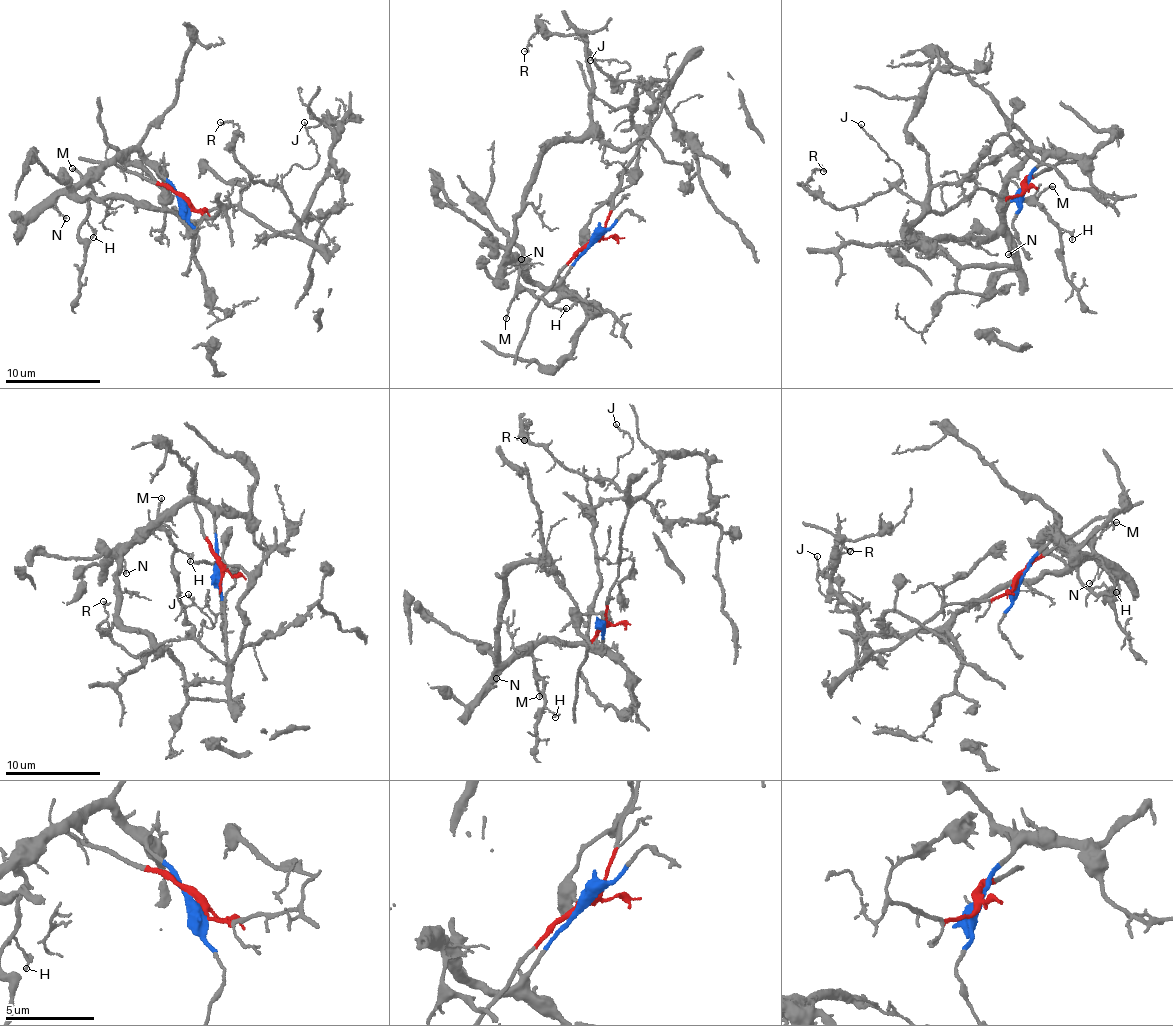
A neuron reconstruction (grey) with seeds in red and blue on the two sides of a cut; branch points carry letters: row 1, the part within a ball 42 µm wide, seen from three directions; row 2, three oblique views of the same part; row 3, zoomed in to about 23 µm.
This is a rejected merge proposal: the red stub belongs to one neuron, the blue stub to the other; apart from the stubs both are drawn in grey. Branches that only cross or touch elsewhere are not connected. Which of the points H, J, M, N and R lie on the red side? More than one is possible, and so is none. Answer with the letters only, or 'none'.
J, R

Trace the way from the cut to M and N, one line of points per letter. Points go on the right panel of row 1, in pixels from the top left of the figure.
M: (1025, 188), (1030, 171), (1043, 159), (1042, 154), (1025, 157), (1010, 176), (1008, 195), (1031, 202), (1052, 186)
N: (1025, 188), (1030, 171), (1045, 157), (1035, 152), (1010, 174), (999, 193), (1009, 254)

